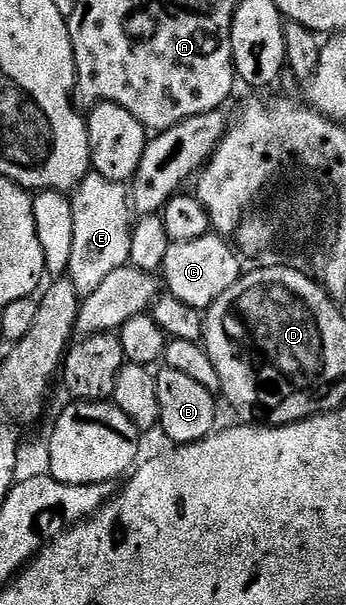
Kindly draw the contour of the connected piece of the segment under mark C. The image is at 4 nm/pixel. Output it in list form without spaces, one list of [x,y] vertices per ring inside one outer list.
[[[218,234],[193,238],[193,242],[171,243],[161,269],[162,283],[170,296],[185,302],[185,306],[193,306],[200,310],[206,310],[213,302],[217,302],[217,298],[221,298],[225,290],[232,288],[241,275],[240,253],[227,244],[230,243]]]

